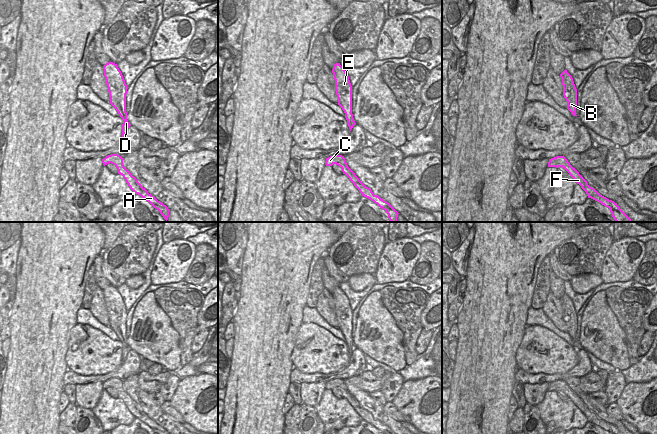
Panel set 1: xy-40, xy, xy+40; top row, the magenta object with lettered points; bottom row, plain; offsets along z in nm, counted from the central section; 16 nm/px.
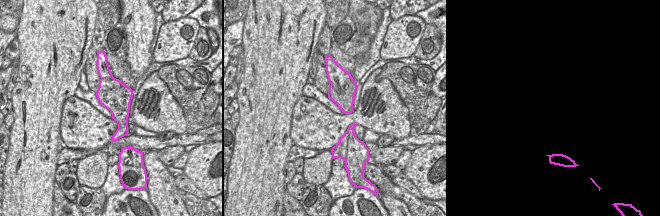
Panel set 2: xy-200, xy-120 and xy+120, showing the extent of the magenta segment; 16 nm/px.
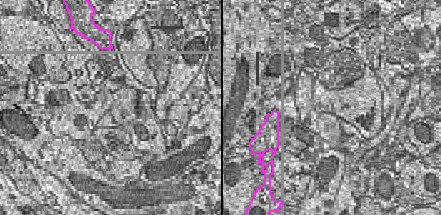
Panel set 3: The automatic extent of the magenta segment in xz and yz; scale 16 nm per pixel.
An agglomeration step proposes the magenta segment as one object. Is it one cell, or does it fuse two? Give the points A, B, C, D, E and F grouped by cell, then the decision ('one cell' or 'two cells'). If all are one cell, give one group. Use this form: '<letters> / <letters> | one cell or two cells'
A C F / B D E | two cells

